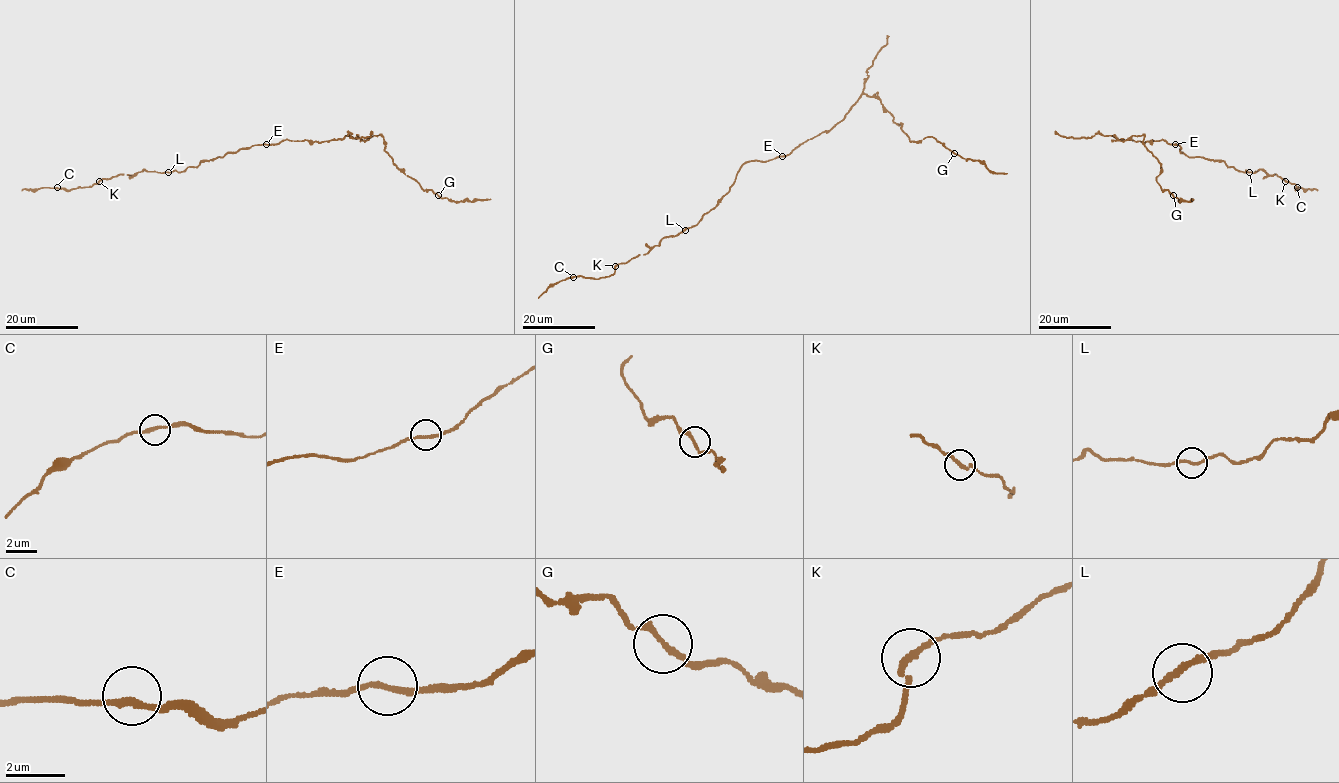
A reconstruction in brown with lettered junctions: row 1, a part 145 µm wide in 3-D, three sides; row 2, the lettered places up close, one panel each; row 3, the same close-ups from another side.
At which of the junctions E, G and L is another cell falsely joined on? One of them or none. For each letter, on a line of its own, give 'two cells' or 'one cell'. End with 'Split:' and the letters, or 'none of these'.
E: one cell
G: one cell
L: one cell
Split: none of these

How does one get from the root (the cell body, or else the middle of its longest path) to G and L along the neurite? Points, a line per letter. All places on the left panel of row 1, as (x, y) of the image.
G: (266, 144), (285, 139), (323, 142), (345, 136), (364, 141), (380, 135), (393, 163), (424, 190), (438, 195)
L: (266, 144), (242, 148), (223, 157), (203, 160), (185, 170), (168, 172)

